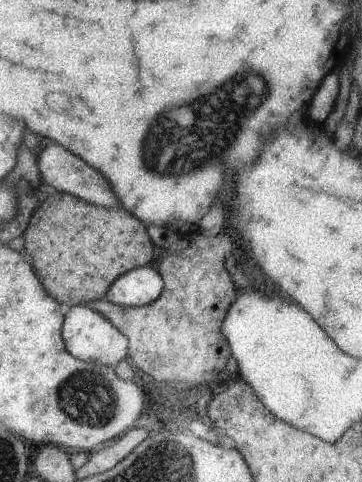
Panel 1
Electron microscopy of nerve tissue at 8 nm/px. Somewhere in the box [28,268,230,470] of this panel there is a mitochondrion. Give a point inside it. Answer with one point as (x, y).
(87, 397)

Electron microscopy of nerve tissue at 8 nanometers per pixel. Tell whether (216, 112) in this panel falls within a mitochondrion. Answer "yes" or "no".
yes

